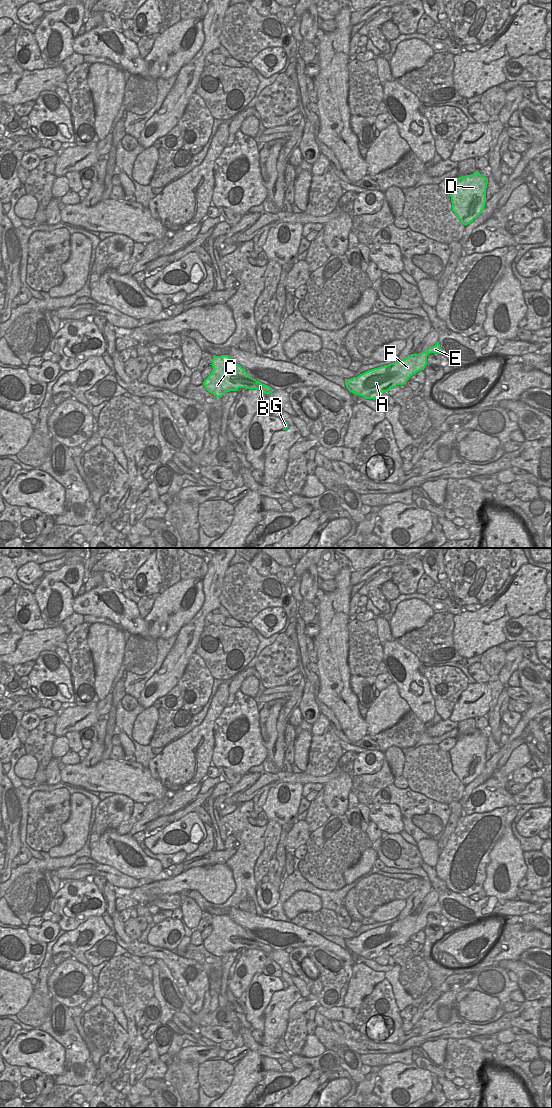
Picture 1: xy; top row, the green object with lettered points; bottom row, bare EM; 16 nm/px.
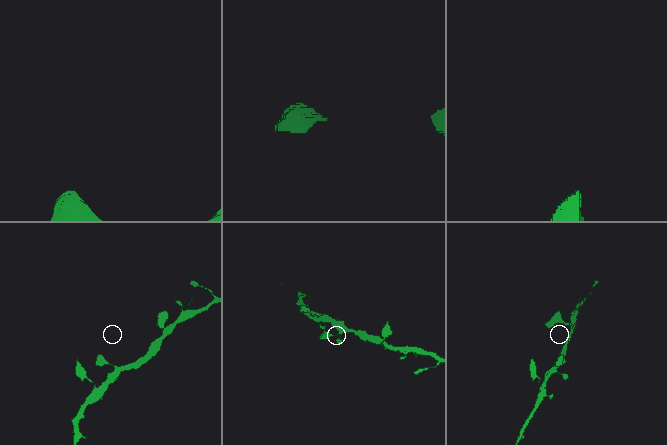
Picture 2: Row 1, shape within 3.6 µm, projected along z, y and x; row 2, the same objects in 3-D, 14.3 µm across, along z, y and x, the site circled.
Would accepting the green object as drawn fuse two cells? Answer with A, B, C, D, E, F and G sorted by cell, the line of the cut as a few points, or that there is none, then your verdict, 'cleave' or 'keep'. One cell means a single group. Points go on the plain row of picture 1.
A B C D E F G; no cut; keep

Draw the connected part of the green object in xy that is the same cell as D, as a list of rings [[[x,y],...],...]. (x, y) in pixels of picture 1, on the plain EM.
[[[477,730],[471,735],[457,738],[454,747],[449,750],[452,771],[463,785],[466,786],[473,782],[473,780],[476,779],[484,770],[487,744],[488,738],[482,736]]]

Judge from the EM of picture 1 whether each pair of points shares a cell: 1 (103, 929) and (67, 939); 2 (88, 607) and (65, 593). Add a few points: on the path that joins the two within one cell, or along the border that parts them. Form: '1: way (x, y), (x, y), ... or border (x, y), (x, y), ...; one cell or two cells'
1: way (94, 929), (85, 928), (76, 932); one cell
2: border (77, 595), (72, 605), (73, 612); two cells

